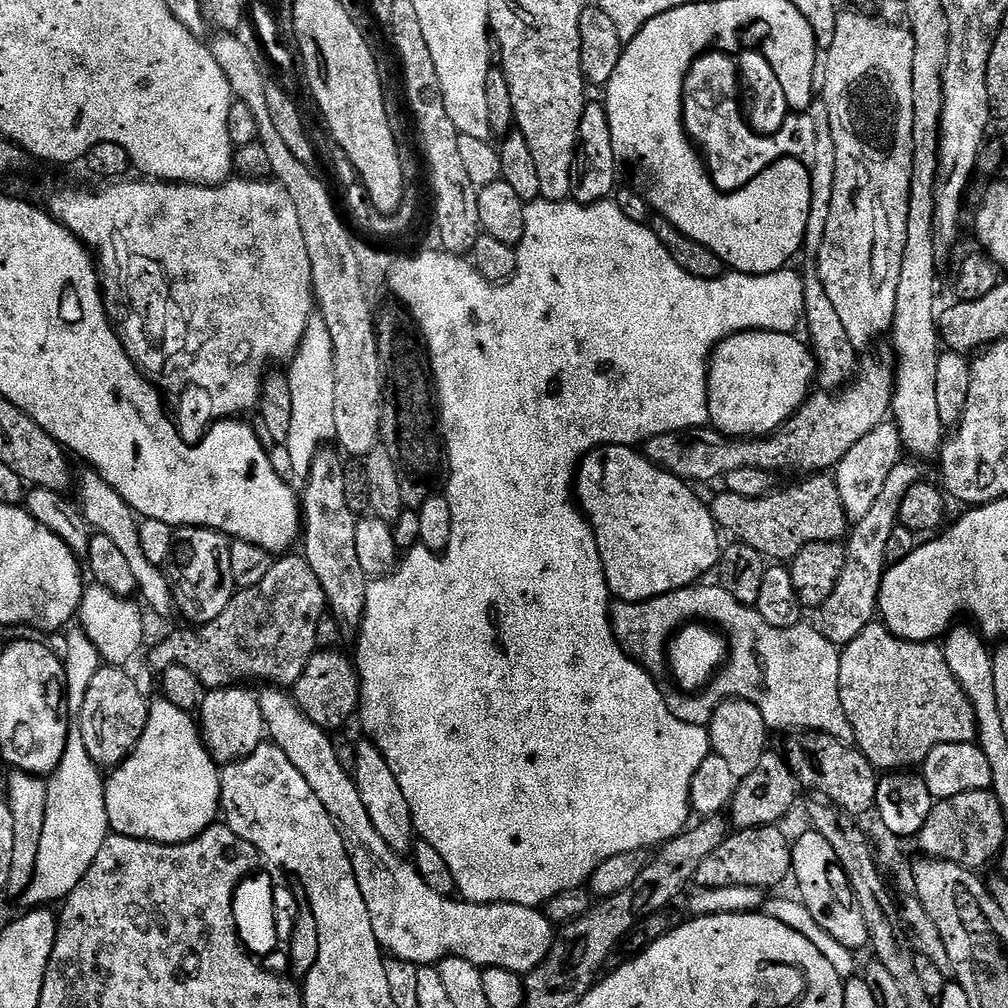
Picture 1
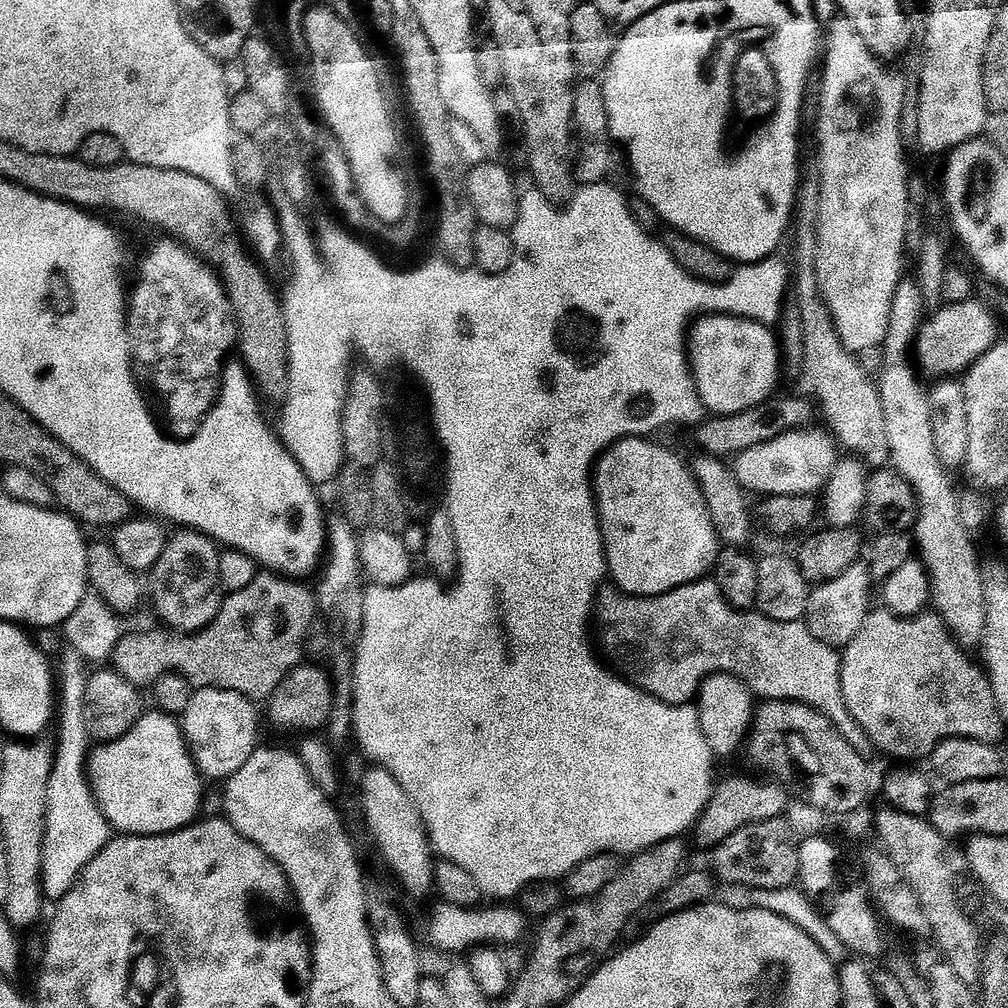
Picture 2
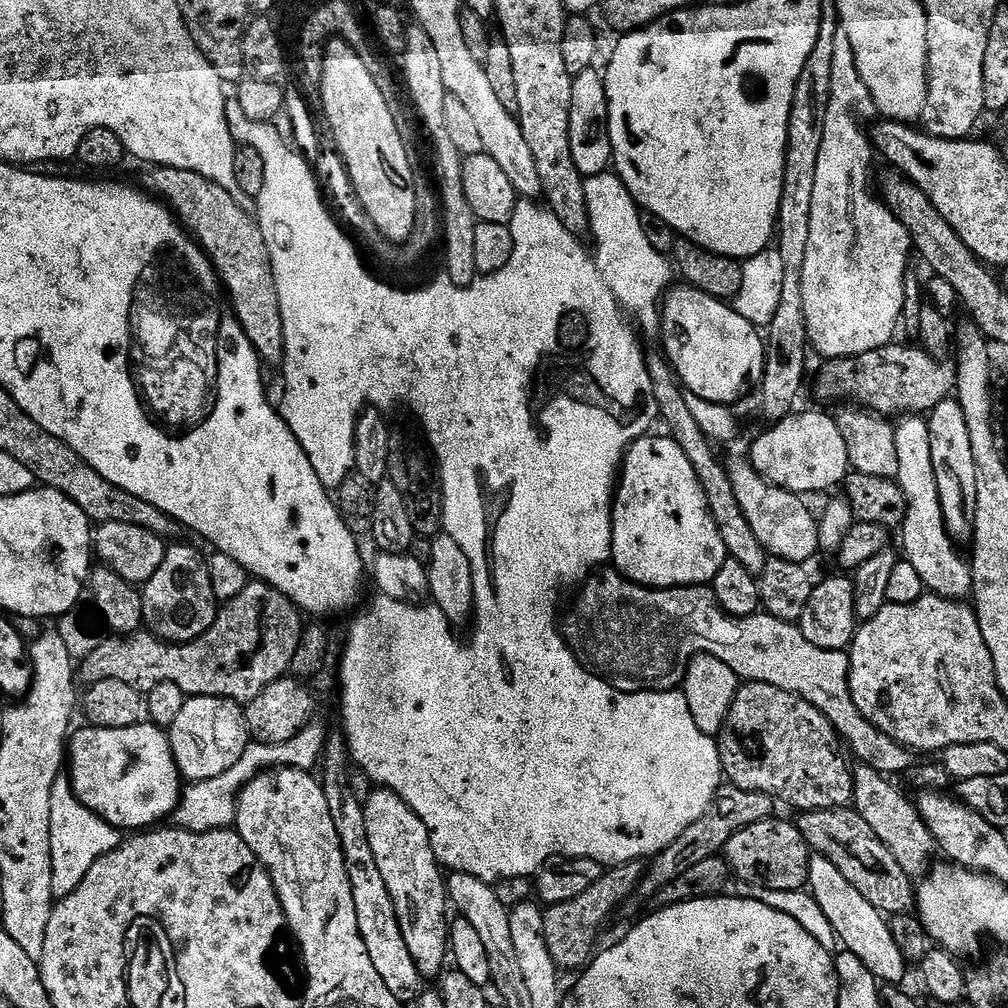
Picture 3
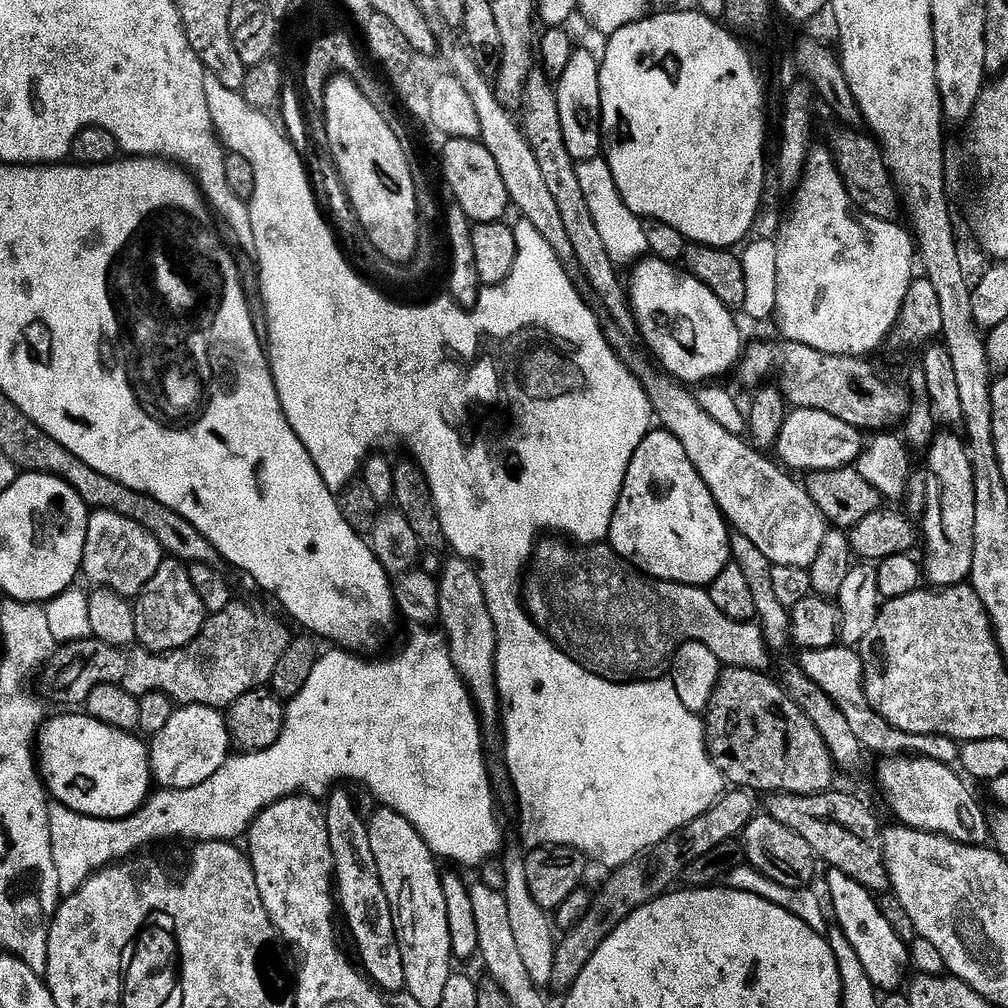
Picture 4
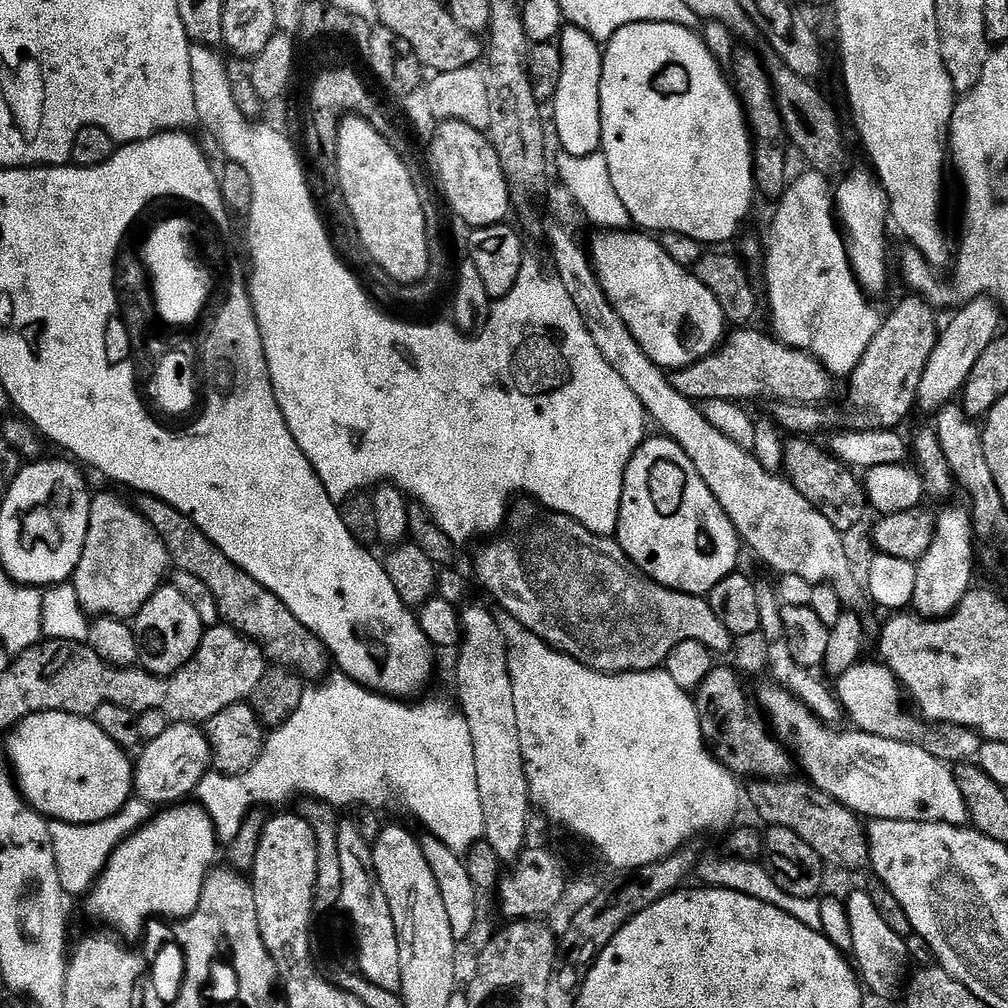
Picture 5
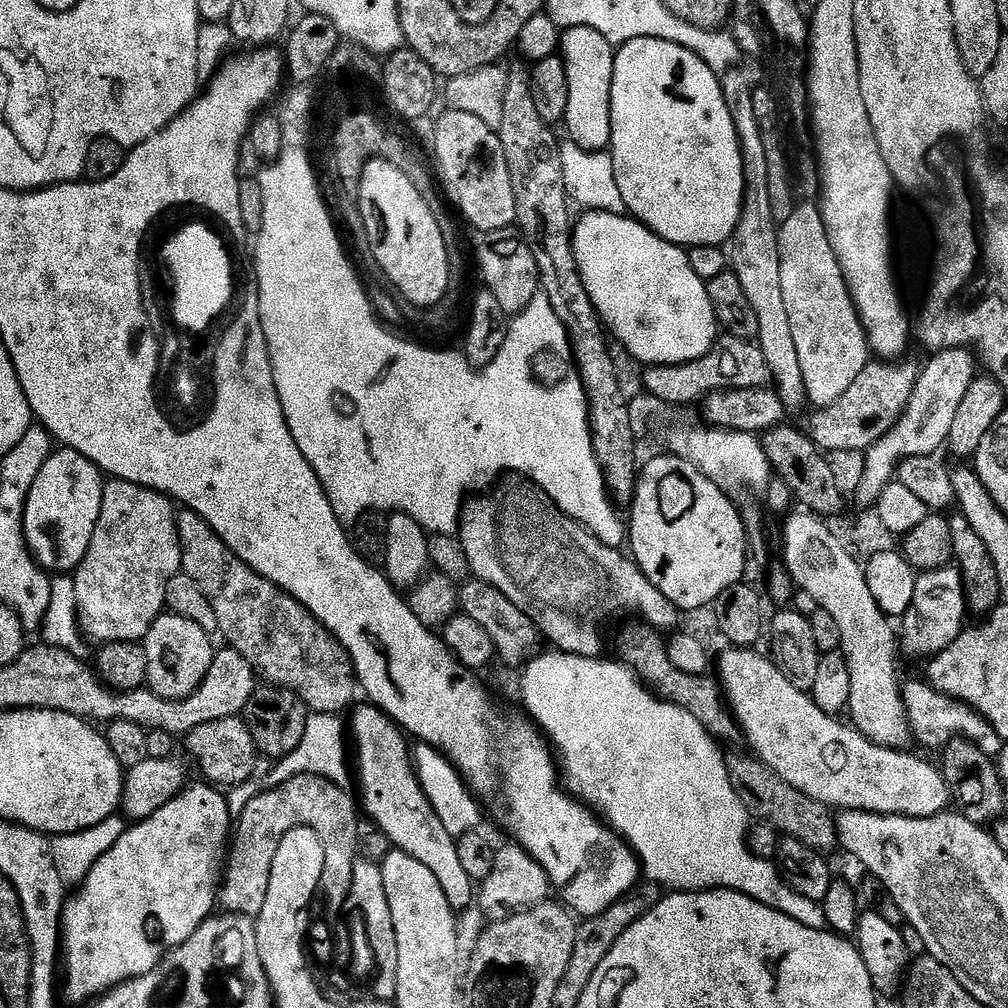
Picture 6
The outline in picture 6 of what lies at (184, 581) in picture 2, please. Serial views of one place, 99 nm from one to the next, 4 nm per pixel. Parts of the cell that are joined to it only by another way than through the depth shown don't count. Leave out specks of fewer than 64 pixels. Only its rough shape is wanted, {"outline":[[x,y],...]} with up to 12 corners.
{"outline":[[157,615],[142,637],[144,678],[178,698],[201,679],[210,636]]}

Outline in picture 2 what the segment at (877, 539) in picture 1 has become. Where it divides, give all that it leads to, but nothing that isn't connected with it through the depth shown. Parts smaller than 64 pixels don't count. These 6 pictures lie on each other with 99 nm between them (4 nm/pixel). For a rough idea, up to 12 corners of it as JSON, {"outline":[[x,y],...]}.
{"outline":[[869,565],[811,589],[810,634],[837,650],[868,623]]}

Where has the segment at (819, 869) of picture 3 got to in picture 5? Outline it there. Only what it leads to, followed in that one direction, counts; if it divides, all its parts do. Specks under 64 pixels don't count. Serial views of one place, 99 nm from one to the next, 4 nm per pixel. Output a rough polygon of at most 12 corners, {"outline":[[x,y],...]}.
{"outline":[[866,893],[846,903],[851,955],[871,995],[905,987],[905,937]]}

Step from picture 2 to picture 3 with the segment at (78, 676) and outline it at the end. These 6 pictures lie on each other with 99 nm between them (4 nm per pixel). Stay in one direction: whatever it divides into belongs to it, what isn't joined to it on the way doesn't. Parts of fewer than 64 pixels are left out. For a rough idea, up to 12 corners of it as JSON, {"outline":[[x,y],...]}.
{"outline":[[60,775],[50,790],[52,899],[122,842]]}

